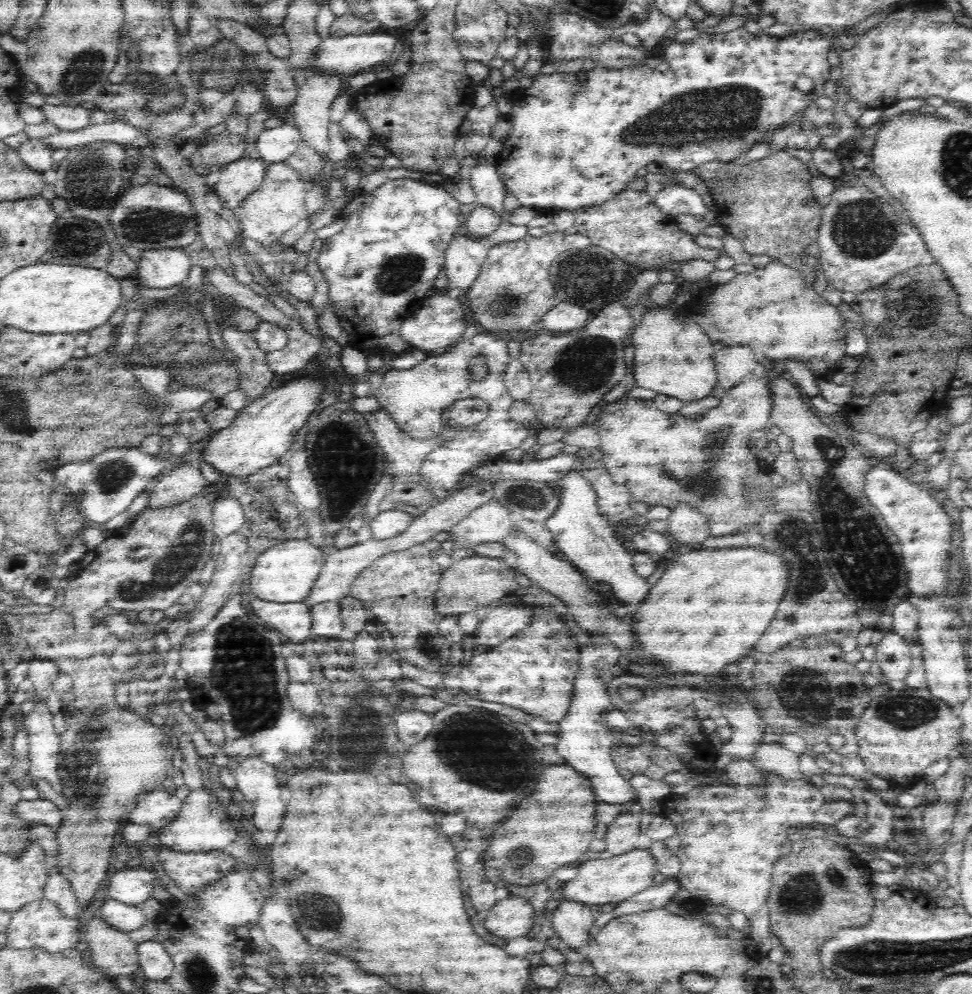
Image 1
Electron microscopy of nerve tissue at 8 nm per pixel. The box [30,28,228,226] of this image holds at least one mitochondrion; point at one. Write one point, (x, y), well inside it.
(84, 70)

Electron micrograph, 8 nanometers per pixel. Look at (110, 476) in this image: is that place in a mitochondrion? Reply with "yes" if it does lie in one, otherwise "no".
yes

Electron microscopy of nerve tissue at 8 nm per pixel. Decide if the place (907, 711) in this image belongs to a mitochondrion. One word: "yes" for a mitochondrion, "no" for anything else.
yes

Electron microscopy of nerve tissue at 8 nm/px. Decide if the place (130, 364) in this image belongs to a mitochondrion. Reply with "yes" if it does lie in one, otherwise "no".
no

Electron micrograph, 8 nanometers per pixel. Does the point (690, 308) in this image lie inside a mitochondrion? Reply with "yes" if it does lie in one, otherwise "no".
no

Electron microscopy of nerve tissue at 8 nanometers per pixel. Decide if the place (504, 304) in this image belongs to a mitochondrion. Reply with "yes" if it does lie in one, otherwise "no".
yes

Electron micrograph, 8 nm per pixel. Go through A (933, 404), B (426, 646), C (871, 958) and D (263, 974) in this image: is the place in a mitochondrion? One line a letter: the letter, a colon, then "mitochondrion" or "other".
A: other
B: mitochondrion
C: mitochondrion
D: other

